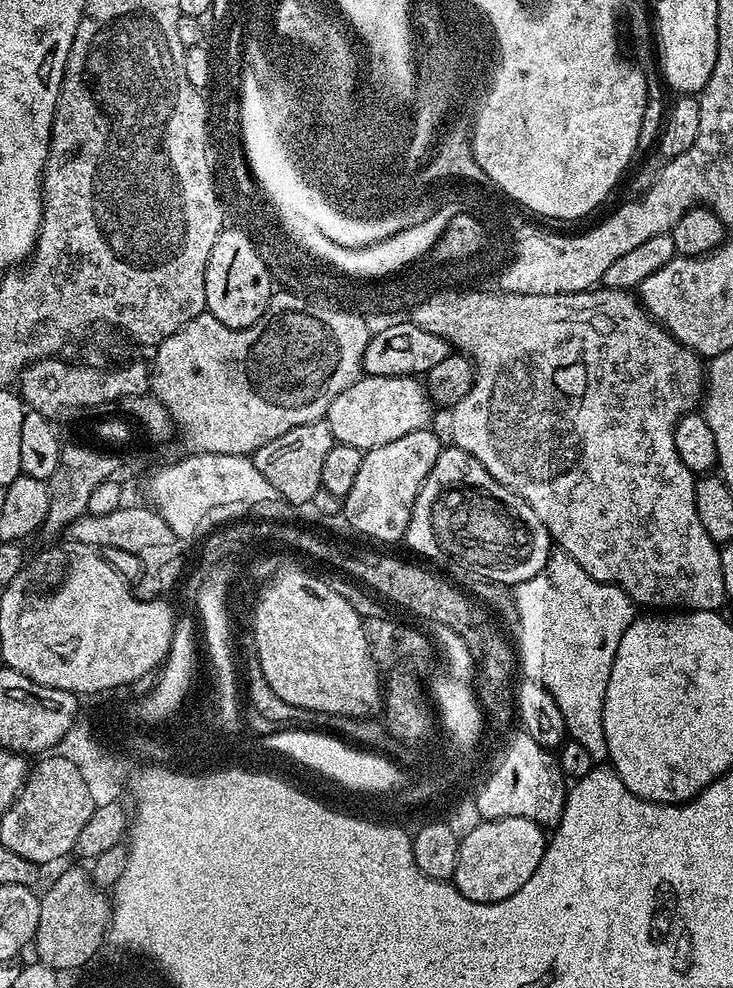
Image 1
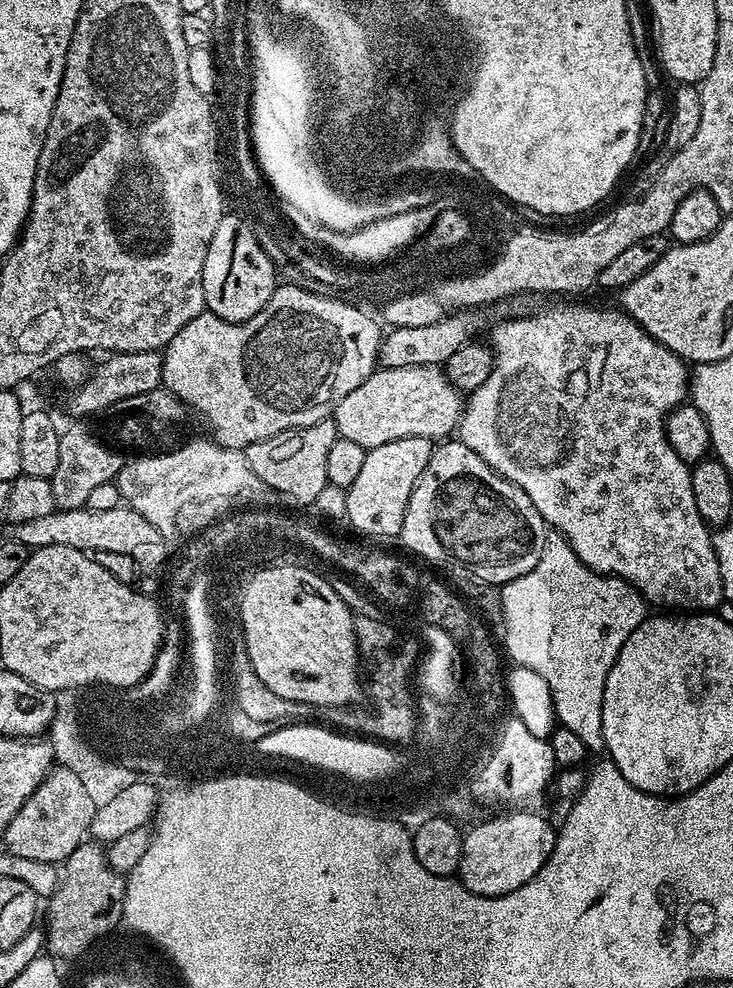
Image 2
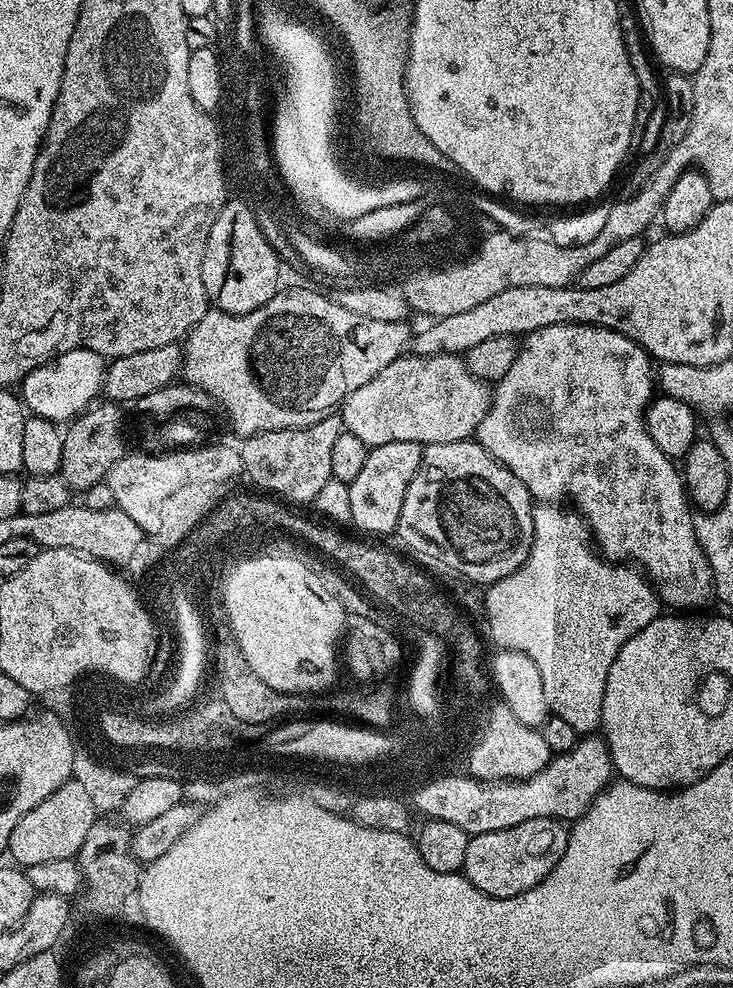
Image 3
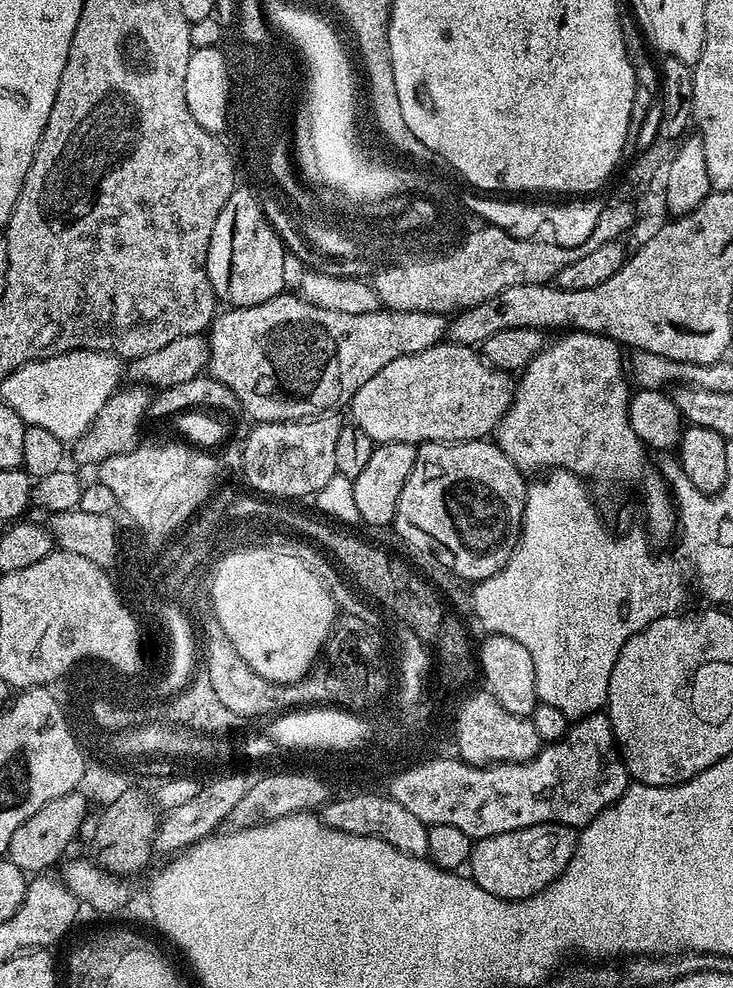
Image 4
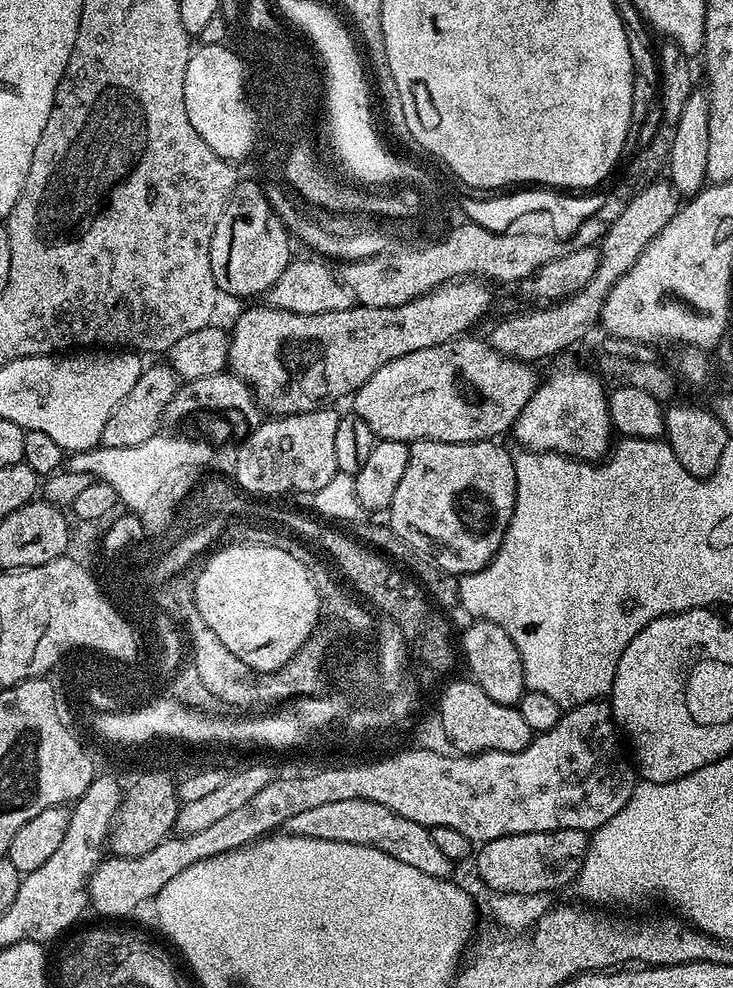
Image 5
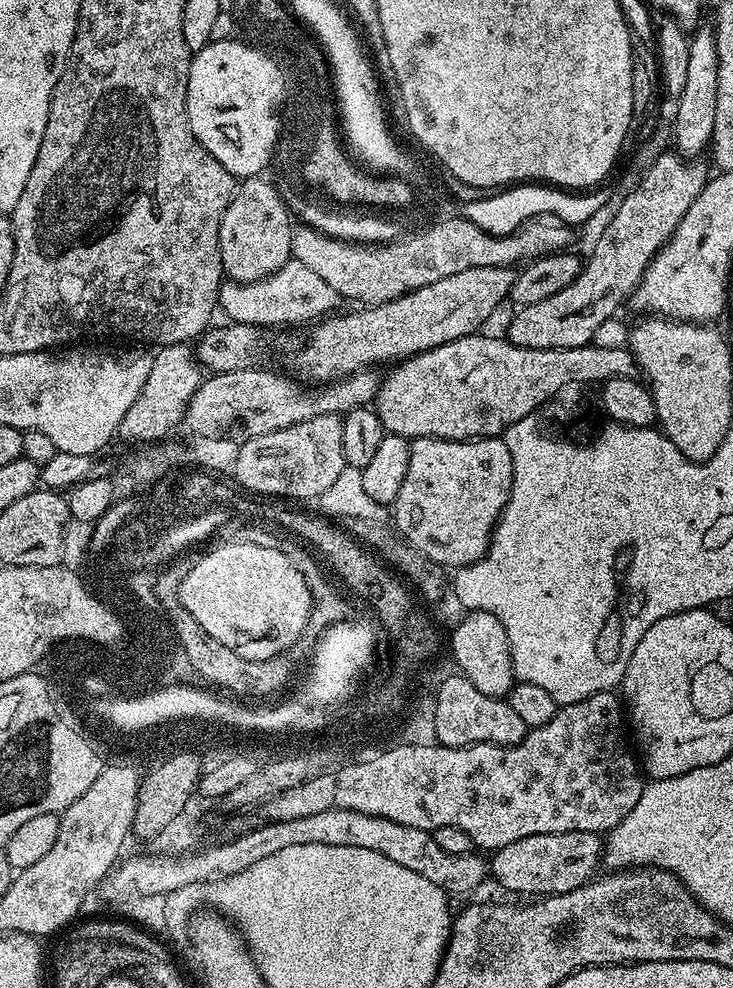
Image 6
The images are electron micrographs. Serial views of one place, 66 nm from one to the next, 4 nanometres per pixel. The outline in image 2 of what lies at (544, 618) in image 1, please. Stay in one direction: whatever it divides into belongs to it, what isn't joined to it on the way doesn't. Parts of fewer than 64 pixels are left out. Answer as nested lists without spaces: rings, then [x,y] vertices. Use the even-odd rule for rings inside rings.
[[[552,534],[549,540],[543,541],[538,566],[534,566],[534,570],[514,578],[510,583],[500,588],[500,605],[502,606],[502,629],[504,628],[502,648],[507,659],[509,656],[513,660],[511,662],[513,665],[534,670],[534,674],[542,674],[542,678],[546,678],[546,686],[550,686],[550,698],[554,698],[554,710],[559,727],[571,730],[581,742],[586,742],[589,753],[603,753],[605,747],[604,735],[602,734],[602,694],[606,690],[606,674],[610,674],[610,666],[614,666],[614,662],[618,658],[618,650],[622,650],[626,638],[630,638],[630,634],[634,634],[634,630],[638,630],[638,626],[646,619],[644,597],[641,596],[637,588],[630,586],[625,580],[619,580],[617,576],[600,576],[597,572],[591,572],[574,554],[574,550],[564,541],[563,536]]]

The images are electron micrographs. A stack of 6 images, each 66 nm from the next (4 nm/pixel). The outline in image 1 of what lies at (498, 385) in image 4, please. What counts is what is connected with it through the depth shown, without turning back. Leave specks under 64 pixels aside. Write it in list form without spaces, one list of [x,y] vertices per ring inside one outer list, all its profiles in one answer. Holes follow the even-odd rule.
[[[364,374],[330,402],[326,419],[335,443],[367,450],[386,446],[386,442],[394,442],[402,434],[429,427],[433,423],[432,411],[434,405],[428,389],[417,377]]]

